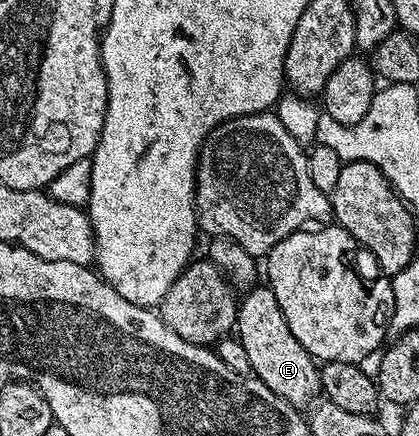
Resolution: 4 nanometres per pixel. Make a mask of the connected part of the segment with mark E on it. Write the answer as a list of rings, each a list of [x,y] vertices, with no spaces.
[[[254,287],[240,298],[237,307],[235,336],[243,343],[247,359],[253,368],[252,376],[257,377],[275,395],[279,395],[288,405],[309,407],[318,400],[321,393],[321,371],[318,362],[291,335],[283,311],[279,311],[279,299],[268,287]]]

